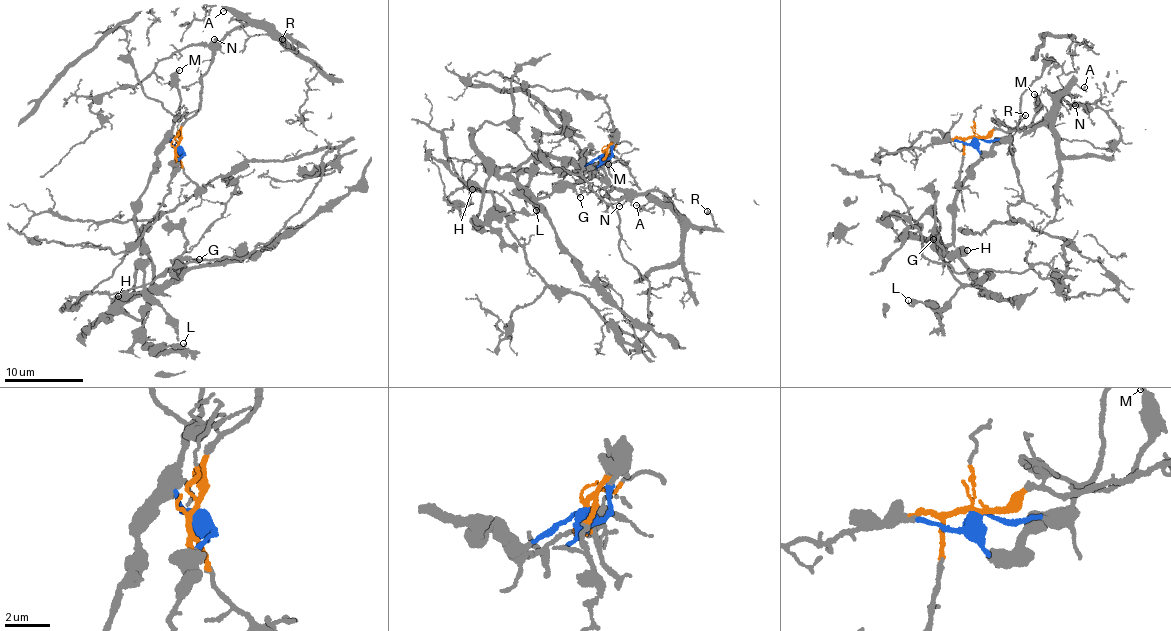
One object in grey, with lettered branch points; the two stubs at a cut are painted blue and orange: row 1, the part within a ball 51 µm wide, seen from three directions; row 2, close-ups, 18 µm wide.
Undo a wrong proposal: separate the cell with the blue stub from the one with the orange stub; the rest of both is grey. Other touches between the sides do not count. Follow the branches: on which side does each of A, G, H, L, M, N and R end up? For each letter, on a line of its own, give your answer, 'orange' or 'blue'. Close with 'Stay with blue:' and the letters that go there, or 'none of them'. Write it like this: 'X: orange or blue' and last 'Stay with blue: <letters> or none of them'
A: orange
G: blue
H: blue
L: blue
M: blue
N: orange
R: orange
Stay with blue: G, H, L, M

